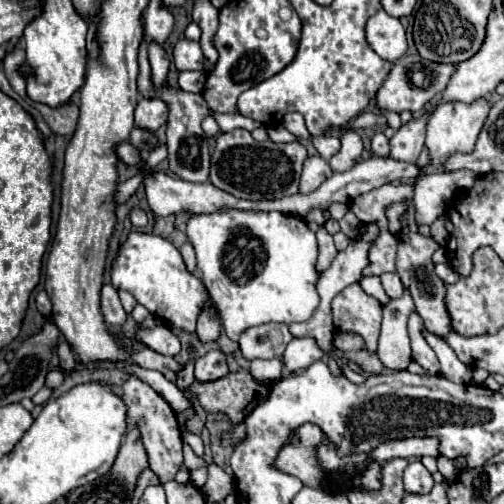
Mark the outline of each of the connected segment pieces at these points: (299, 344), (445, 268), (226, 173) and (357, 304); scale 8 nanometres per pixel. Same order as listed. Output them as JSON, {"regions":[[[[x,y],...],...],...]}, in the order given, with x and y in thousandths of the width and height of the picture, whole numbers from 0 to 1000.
{"regions":[[[[581,671],[569,683],[569,694],[562,698],[562,726],[569,738],[593,738],[605,734],[609,726],[617,726],[621,718],[637,714],[645,702],[633,694],[633,687],[625,683],[625,675],[617,671]]],[[[863,524],[863,544],[887,563],[899,563],[911,552],[911,544],[891,524]]],[[[490,258],[438,262],[431,270],[427,302],[419,306],[419,341],[415,357],[427,373],[454,381],[466,393],[482,397],[546,397],[589,385],[597,329],[609,313],[609,298],[585,278],[573,286],[546,286],[538,278],[510,282]]],[[[696,563],[657,595],[661,643],[669,655],[696,655],[724,671],[736,698],[748,694],[748,671],[756,651],[752,595],[724,583],[712,563]]]]}

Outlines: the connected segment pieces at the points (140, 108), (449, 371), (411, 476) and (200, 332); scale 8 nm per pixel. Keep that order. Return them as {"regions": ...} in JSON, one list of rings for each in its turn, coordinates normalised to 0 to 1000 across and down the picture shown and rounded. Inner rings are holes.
{"regions":[[[[280,194],[268,214],[268,250],[280,258],[308,262],[319,246],[331,242],[331,210],[319,194]]],[[[843,659],[843,671],[847,671],[851,687],[863,694],[867,710],[875,718],[875,742],[883,750],[891,750],[895,758],[935,758],[935,730],[923,726],[919,718],[911,718],[903,698],[871,667]]],[[[815,917],[804,929],[804,976],[819,976],[819,980],[847,980],[859,968],[859,944],[855,937],[831,917]]],[[[427,607],[403,611],[391,631],[391,667],[399,679],[427,679],[435,671],[438,655],[438,635],[427,615]]]]}

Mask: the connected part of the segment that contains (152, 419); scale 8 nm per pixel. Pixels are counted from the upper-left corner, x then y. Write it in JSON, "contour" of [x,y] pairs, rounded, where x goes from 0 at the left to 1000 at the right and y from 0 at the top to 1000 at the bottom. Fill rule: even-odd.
{"contour":[[[256,750],[248,758],[248,774],[240,774],[240,794],[252,806],[252,825],[260,833],[260,845],[280,849],[280,869],[288,881],[288,893],[296,901],[296,925],[312,940],[315,956],[335,956],[347,948],[355,929],[363,925],[363,897],[359,897],[359,853],[347,829],[343,810],[288,758],[272,750]]]}

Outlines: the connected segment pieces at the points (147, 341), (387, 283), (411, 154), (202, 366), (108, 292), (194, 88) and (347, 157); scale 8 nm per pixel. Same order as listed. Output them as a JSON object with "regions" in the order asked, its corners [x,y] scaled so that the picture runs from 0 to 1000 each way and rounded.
{"regions":[[[[327,643],[308,647],[308,651],[272,655],[272,675],[280,675],[288,687],[296,687],[300,694],[308,694],[323,706],[347,706],[359,694],[355,671]]],[[[768,540],[756,548],[756,562],[768,587],[772,591],[792,591],[800,583],[800,563],[796,563],[796,552],[780,540]]],[[[843,222],[831,234],[812,238],[808,246],[800,246],[784,262],[784,270],[772,278],[772,290],[776,290],[772,313],[796,317],[796,321],[823,321],[827,317],[827,310],[843,286],[847,234],[851,234],[851,222]]],[[[419,694],[407,706],[391,710],[391,718],[387,718],[387,750],[391,750],[391,758],[435,754],[435,750],[442,750],[450,742],[454,742],[454,730],[450,730],[446,702],[438,694]]],[[[208,560],[200,571],[200,623],[204,623],[208,643],[216,647],[240,647],[252,631],[252,619],[244,615],[236,599],[232,575],[216,560]]],[[[359,143],[355,147],[355,171],[367,183],[403,183],[407,171],[407,143]]],[[[696,262],[692,270],[681,270],[677,274],[677,298],[673,298],[673,306],[665,306],[653,317],[661,341],[692,337],[704,325],[704,317],[716,310],[716,302],[720,302],[720,282],[716,282],[716,270],[708,262]]]]}

